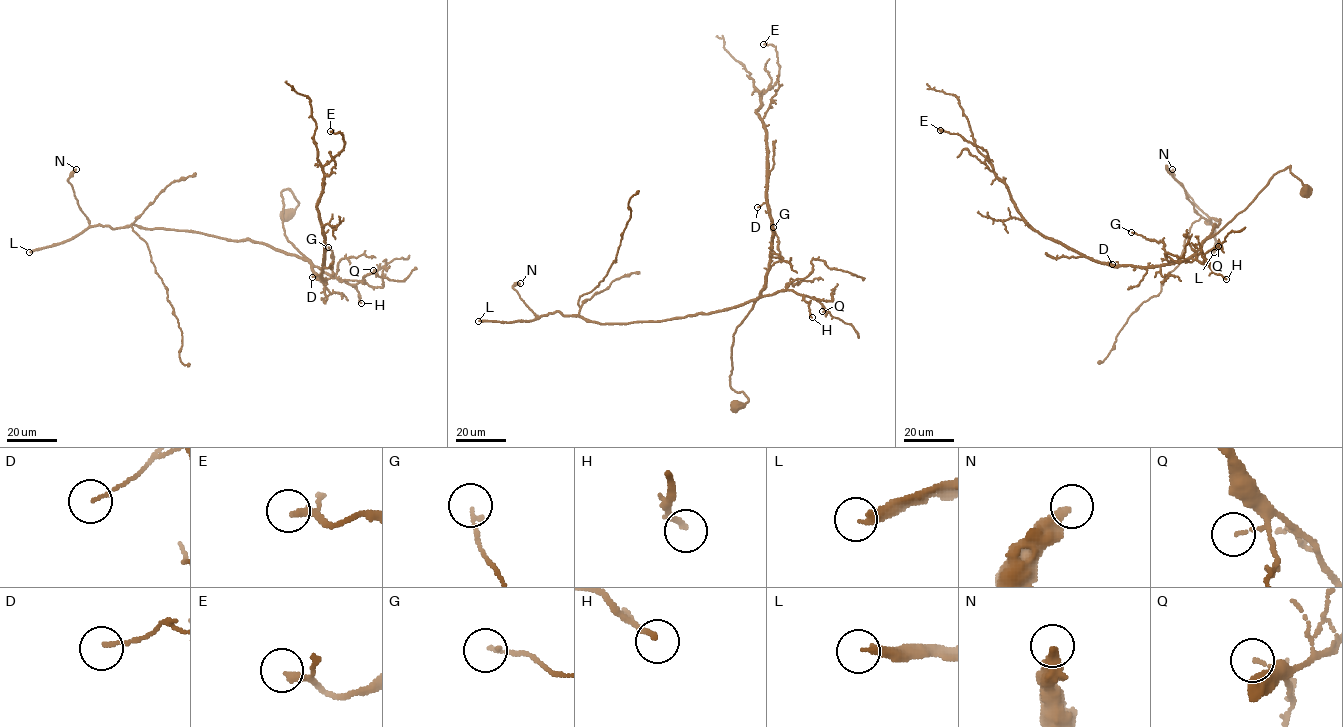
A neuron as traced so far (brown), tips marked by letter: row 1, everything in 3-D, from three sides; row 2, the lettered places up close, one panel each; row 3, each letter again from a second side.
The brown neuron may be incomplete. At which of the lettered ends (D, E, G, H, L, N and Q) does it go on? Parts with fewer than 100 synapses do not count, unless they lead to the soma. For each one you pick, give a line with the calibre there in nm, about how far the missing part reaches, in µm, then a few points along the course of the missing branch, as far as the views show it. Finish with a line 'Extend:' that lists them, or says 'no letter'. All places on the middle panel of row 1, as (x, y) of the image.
L: 280 nm | 250 µm
Extend: L

